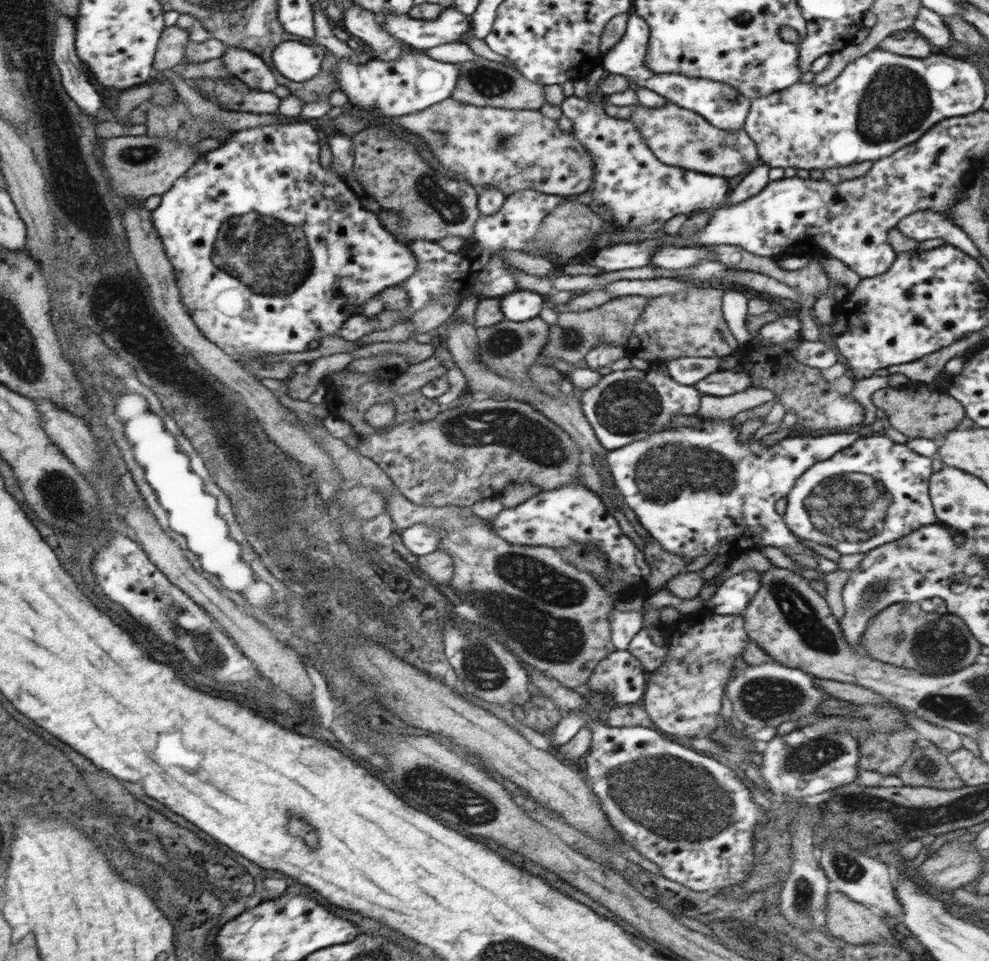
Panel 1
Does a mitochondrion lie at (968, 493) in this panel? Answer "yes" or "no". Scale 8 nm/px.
no

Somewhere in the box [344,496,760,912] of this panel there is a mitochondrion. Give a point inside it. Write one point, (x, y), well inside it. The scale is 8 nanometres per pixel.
(531, 602)

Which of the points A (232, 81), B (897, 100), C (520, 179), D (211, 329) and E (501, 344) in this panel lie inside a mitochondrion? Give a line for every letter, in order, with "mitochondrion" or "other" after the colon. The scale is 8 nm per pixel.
A: other
B: mitochondrion
C: other
D: other
E: mitochondrion

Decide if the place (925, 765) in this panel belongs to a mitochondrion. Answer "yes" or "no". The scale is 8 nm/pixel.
yes

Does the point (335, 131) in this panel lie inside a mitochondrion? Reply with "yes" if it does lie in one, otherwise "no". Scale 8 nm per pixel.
no

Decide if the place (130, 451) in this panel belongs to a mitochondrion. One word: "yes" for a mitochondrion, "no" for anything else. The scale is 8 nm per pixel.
no

